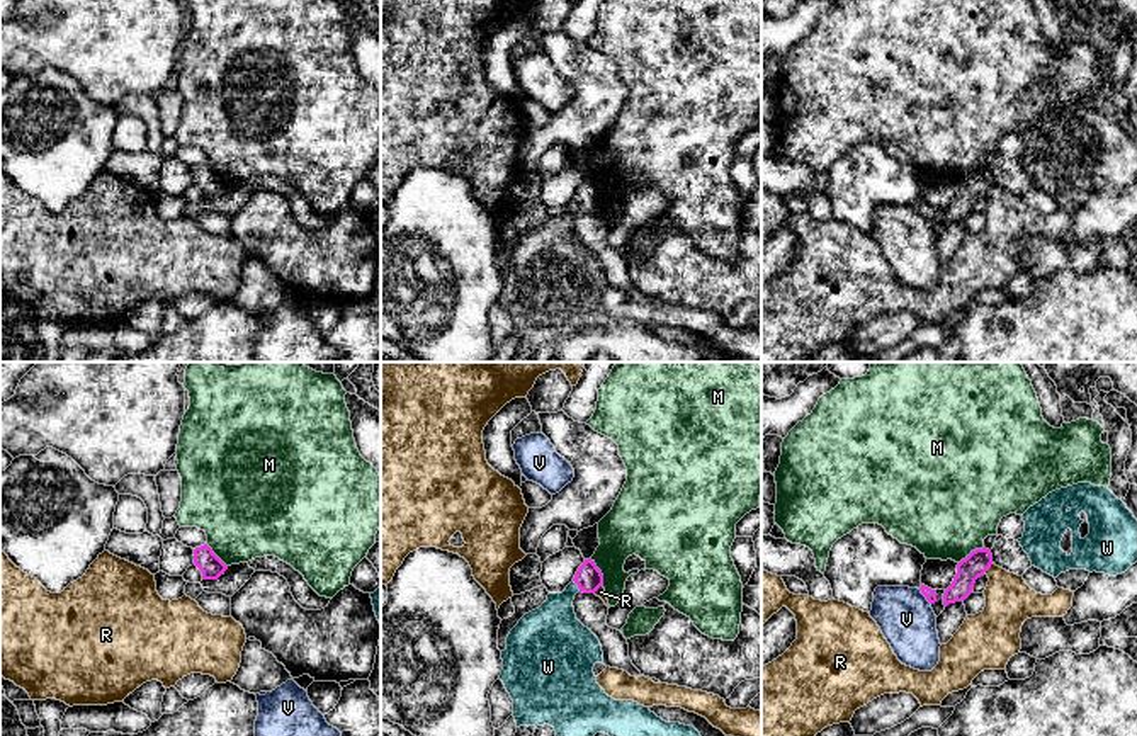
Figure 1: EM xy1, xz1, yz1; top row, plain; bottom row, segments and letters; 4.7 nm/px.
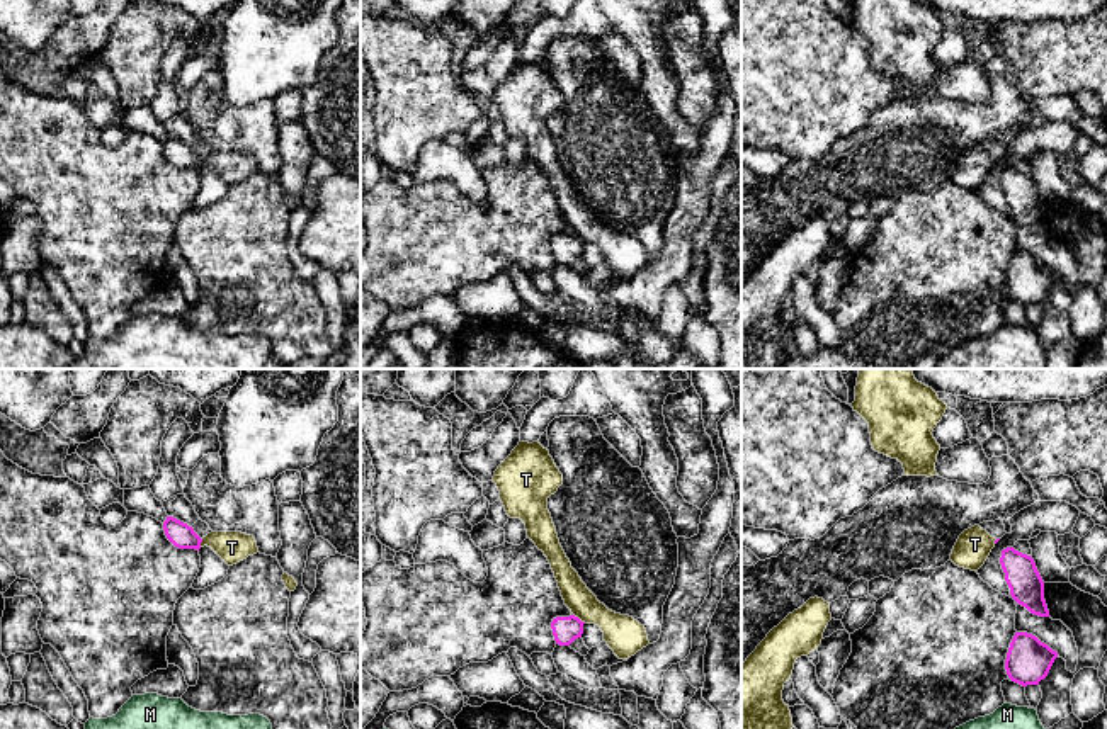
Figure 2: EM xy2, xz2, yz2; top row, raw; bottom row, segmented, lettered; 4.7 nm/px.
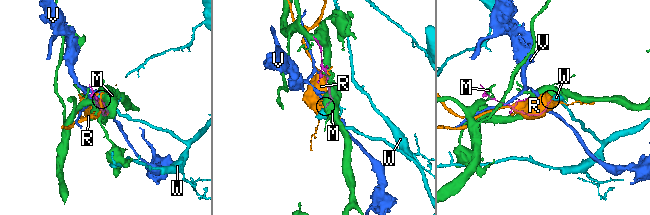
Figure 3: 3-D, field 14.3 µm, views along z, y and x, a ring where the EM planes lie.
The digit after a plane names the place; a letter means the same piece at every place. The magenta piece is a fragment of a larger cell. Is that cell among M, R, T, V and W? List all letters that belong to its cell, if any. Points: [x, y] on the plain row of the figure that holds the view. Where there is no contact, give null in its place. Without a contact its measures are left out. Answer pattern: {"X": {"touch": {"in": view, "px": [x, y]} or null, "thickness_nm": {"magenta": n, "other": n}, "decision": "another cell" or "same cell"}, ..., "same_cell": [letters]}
{"M": {"touch": {"in": "xz1", "px": [600, 191]}, "thickness_nm": {"magenta": 130, "other": 240}, "decision": "another cell"}, "R": {"touch": {"in": "yz1", "px": [988, 187]}, "thickness_nm": {"magenta": 110, "other": 220}, "decision": "another cell"}, "T": {"touch": {"in": "xz2", "px": [579, 238]}, "thickness_nm": {"magenta": 130, "other": 180}, "decision": "another cell"}, "V": {"touch": {"in": "yz1", "px": [925, 215]}, "thickness_nm": {"magenta": 50, "other": 260}, "decision": "another cell"}, "W": {"touch": {"in": "xz1", "px": [576, 203]}, "thickness_nm": {"magenta": 130, "other": 260}, "decision": "same cell"}, "same_cell": ["W"]}

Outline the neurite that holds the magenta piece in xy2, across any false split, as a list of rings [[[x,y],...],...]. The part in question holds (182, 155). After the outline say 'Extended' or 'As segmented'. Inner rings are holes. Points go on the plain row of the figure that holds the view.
[[[167,136],[167,139],[163,141],[163,150],[167,158],[179,168],[201,168],[201,161],[202,158],[194,151],[192,146],[189,146],[187,143],[173,138],[173,136]]]. As segmented

